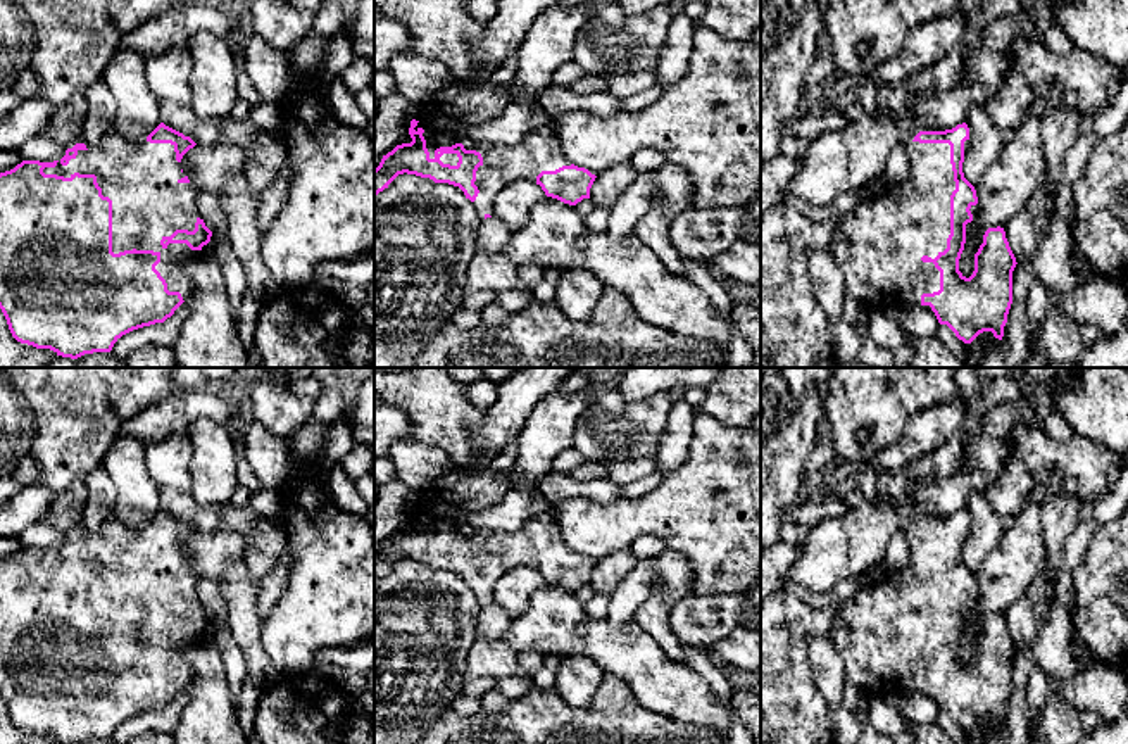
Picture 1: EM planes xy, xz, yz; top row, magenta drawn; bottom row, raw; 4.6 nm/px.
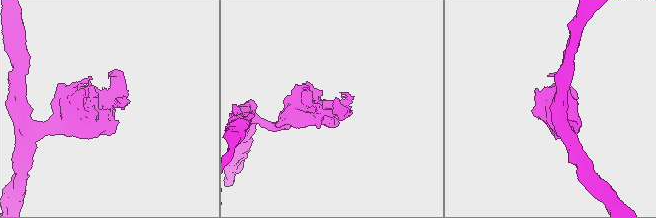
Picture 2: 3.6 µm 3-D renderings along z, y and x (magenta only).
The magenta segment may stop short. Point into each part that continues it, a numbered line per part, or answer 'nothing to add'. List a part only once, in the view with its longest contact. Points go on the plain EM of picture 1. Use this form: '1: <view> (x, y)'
1: xy (140, 565)

